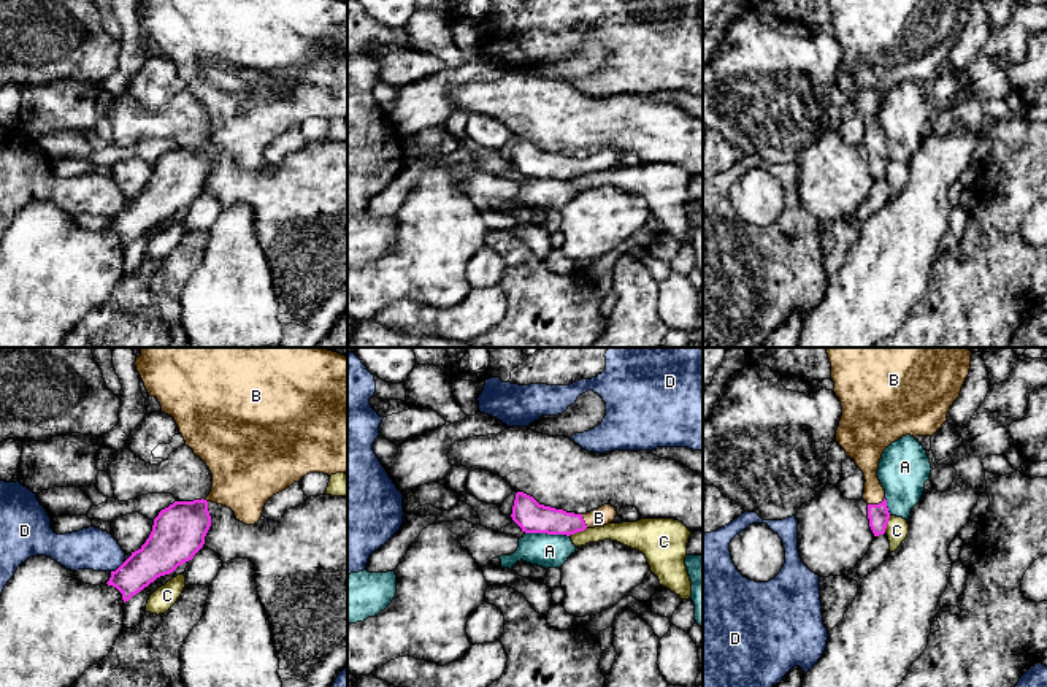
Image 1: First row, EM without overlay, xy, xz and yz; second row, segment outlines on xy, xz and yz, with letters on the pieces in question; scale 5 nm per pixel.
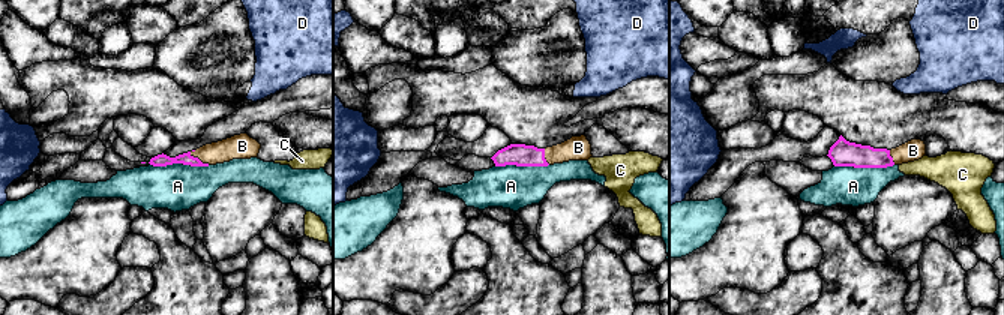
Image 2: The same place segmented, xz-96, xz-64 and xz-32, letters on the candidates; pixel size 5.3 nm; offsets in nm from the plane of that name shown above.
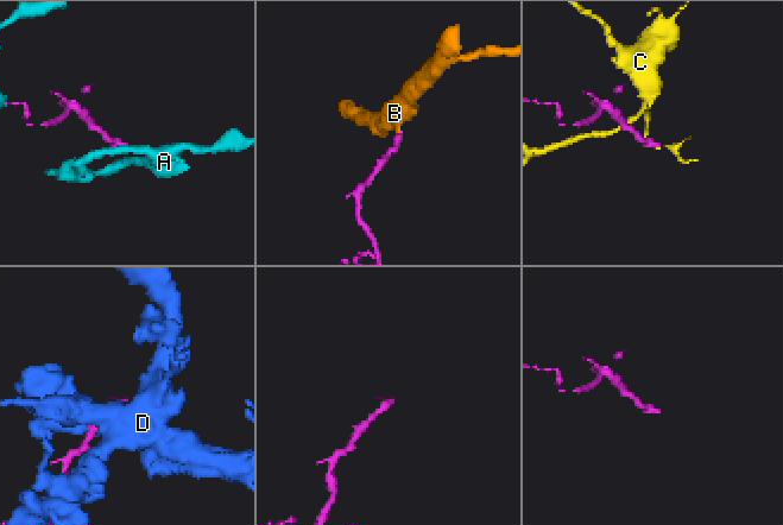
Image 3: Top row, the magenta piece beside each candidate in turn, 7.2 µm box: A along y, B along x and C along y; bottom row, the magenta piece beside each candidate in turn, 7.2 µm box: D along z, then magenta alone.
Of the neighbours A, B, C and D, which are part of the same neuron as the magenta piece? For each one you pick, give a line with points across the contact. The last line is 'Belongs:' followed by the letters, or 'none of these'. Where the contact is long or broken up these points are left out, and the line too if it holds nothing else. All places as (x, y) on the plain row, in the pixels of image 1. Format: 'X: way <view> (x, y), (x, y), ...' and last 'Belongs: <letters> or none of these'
B: way yz (878, 159), (876, 149), (866, 102)
Belongs: B

